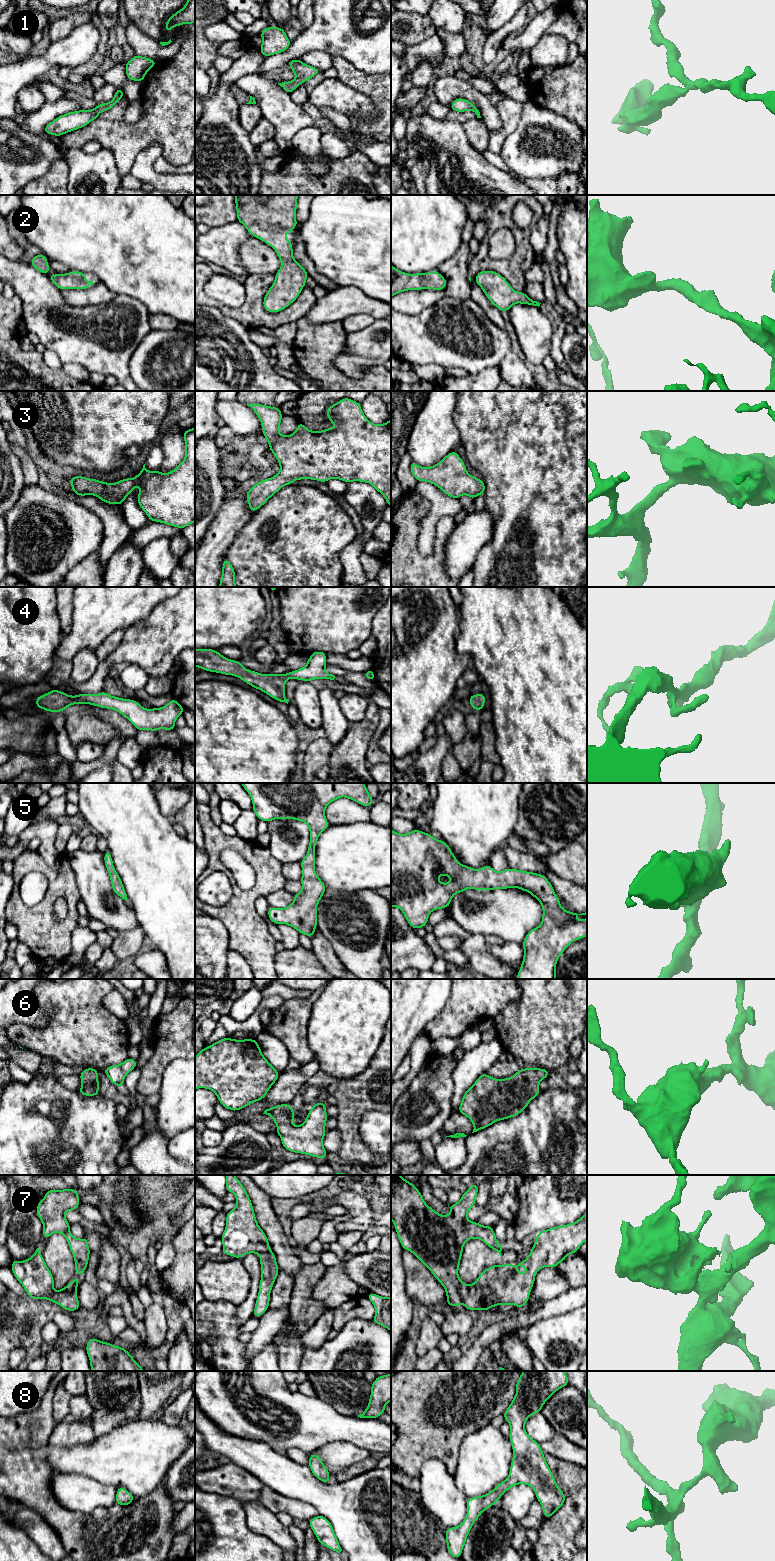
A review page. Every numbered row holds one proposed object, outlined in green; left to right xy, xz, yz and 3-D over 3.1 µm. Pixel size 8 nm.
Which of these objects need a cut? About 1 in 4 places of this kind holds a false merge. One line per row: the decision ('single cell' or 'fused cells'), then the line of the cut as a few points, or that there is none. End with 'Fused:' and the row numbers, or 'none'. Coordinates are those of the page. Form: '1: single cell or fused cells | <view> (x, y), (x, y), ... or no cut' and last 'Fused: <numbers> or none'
1: single cell | no cut
2: single cell | no cut
3: single cell | no cut
4: single cell | no cut
5: single cell | no cut
6: single cell | no cut
7: single cell | no cut
8: single cell | no cut
Fused: none

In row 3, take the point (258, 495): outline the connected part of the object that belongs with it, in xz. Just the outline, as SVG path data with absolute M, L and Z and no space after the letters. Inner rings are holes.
M344 397L325 411L330 423L338 425L336 428L312 431L298 422L295 432L284 436L279 433L283 415L280 408L256 403L248 406L260 419L262 434L280 465L276 475L259 481L246 492L246 500L252 512L256 512L283 486L302 479L326 483L337 478L346 483L370 483L391 507L391 419L384 424L373 424L363 414L359 402Z

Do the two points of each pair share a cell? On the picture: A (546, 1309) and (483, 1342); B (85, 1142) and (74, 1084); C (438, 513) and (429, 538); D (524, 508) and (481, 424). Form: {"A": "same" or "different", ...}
{"A": "same", "B": "different", "C": "same", "D": "same"}

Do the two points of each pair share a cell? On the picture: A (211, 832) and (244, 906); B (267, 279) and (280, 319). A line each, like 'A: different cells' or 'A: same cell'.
A: same cell
B: same cell

